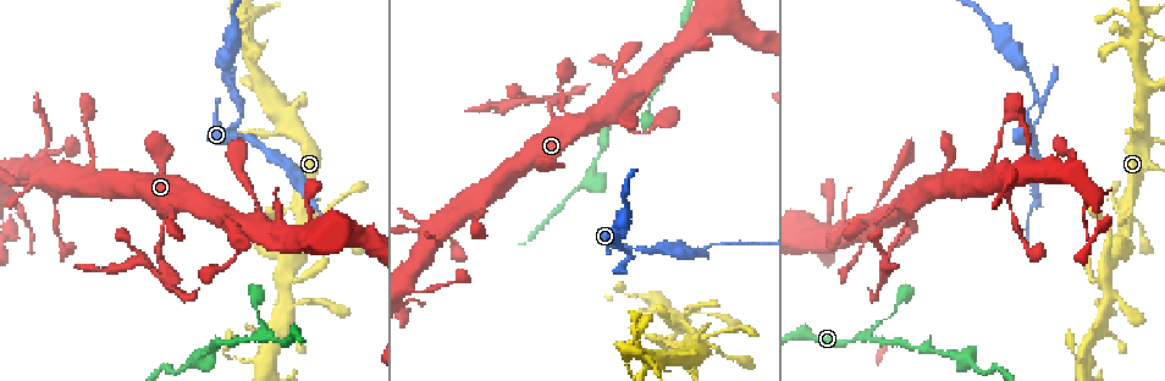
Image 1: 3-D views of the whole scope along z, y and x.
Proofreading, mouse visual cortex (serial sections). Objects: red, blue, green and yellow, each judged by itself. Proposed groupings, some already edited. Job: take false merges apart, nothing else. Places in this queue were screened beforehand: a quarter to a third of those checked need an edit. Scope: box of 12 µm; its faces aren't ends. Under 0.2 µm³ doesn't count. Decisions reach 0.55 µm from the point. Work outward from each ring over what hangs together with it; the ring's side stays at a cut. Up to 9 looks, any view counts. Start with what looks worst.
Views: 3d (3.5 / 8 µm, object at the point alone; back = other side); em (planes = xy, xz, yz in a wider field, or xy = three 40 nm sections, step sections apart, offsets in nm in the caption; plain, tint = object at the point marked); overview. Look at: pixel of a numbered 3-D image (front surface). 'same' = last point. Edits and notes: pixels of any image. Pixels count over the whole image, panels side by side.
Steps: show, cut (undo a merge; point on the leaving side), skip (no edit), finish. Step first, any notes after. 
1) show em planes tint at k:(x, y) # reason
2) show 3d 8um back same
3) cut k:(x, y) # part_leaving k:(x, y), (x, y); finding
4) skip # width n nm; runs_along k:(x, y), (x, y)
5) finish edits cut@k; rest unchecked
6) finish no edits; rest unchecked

show 3d 3.5um at 1:(243, 117)

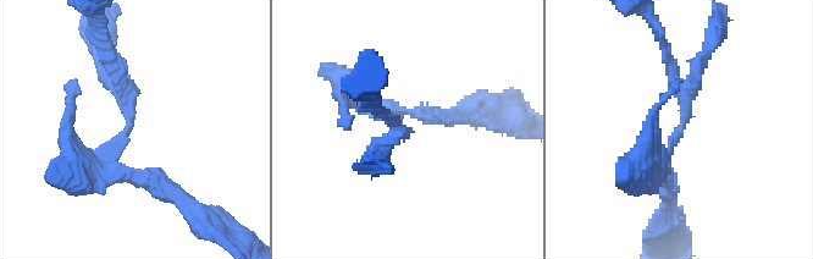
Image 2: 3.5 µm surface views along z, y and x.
show em xy step 3 tint at 2:(132, 125) # need the tissue

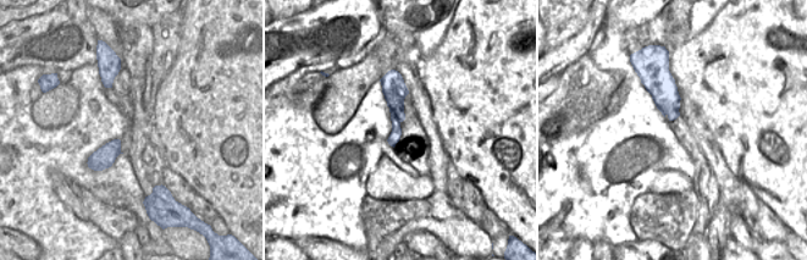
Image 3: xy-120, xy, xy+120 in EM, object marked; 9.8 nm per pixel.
skip # runs_along 3:(393, 78), (396, 134), (392, 142); all the same cell

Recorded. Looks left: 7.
show 3d 3.5um at 1:(164, 221) # calibre changes

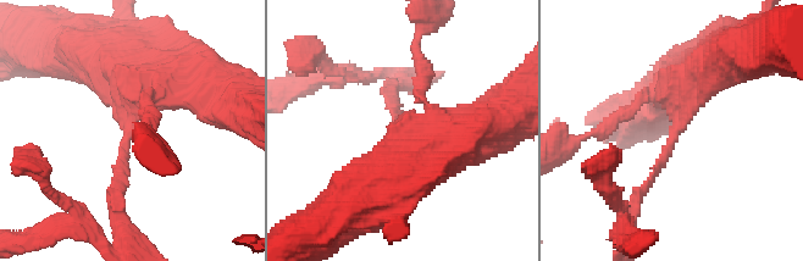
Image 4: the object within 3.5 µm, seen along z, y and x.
show em xy step 2 tint at 4:(127, 122) # arm_widths 100, 500 nm

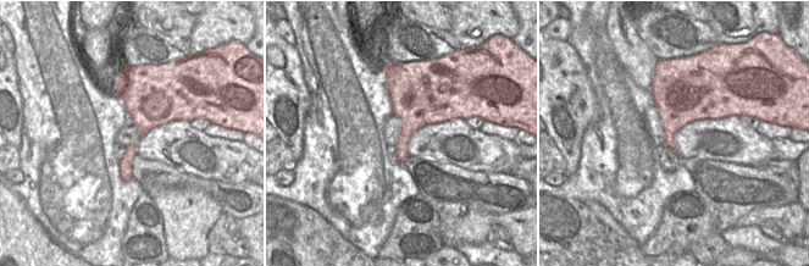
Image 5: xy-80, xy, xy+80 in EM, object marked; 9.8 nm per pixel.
skip # runs_along 4:(730, 49), (680, 90), (676, 132), (638, 195); one cell here

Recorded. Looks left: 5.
show 3d 3.5um at 1:(252, 218) # abrupt turn

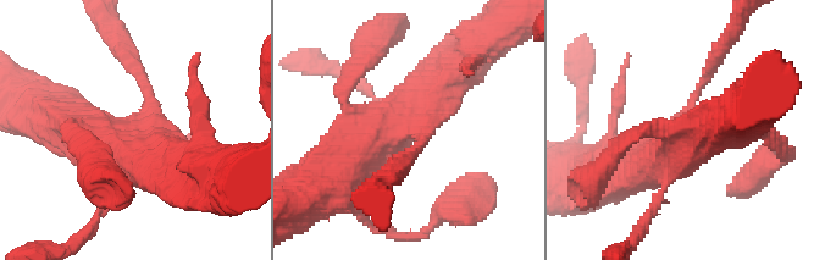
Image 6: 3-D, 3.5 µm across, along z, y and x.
show em xy step 2 tint at 6:(136, 133)

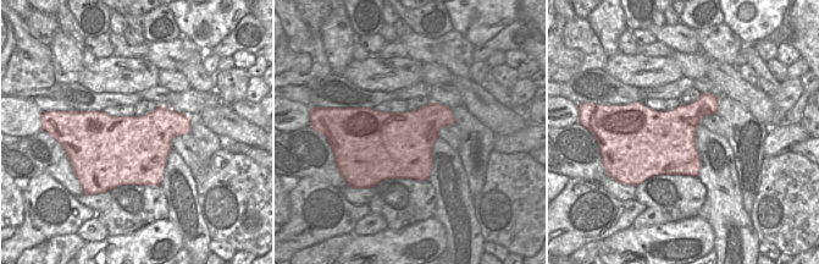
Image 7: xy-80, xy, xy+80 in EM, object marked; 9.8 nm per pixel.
show em xy step 5 tint same # another direction

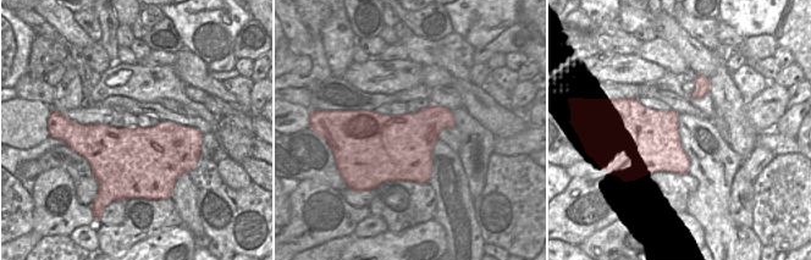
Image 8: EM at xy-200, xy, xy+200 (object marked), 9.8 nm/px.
skip # all the same cell

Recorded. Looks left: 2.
show 3d 3.5um back at 1:(420, 232) # two arms in line, one across

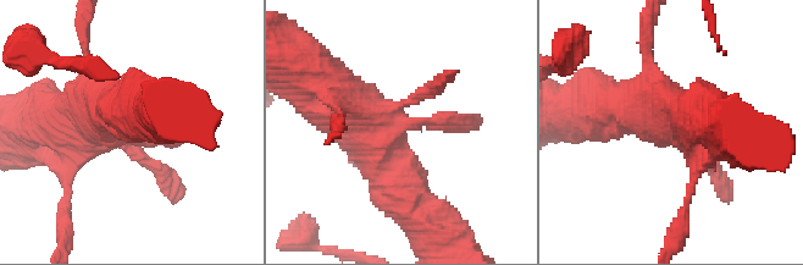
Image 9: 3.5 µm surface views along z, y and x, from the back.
show em planes tint at 9:(391, 125)

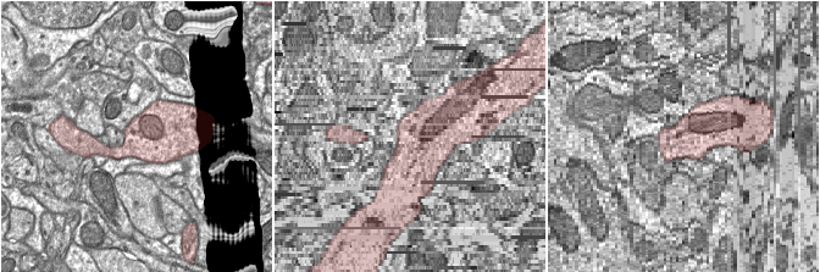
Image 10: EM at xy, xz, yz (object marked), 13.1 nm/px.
skip # runs_along 9:(309, 87), (369, 131), (410, 206); one cell here

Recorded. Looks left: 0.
finish no edits; rest unchecked

